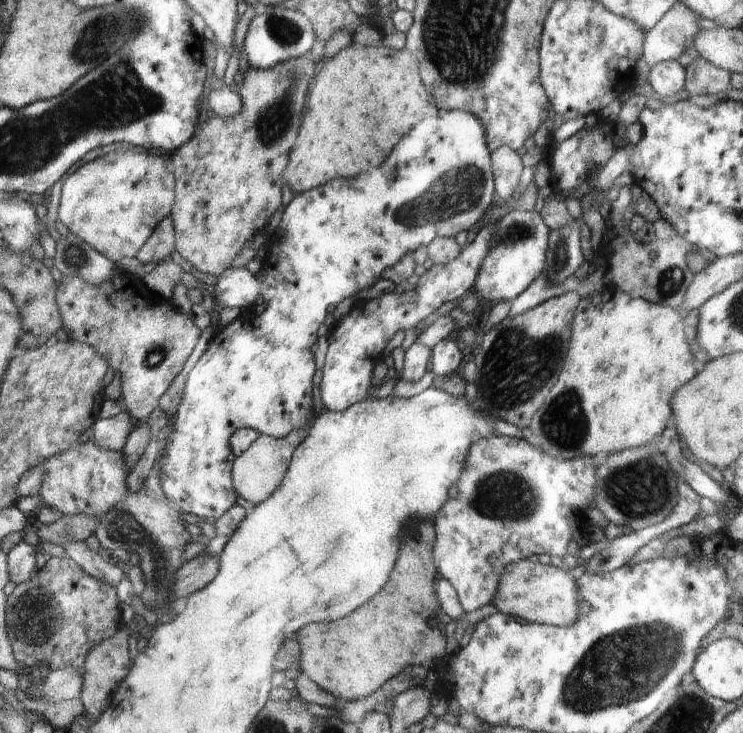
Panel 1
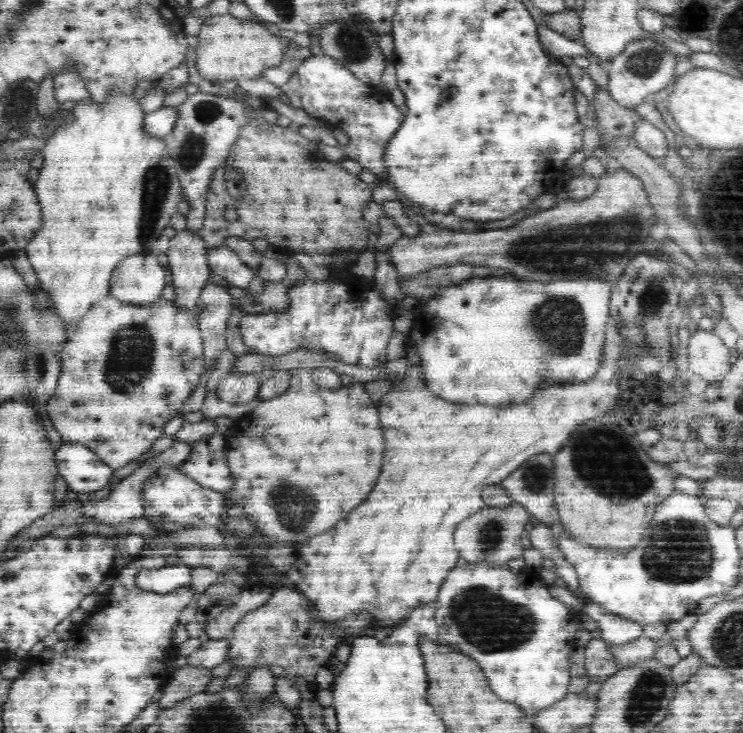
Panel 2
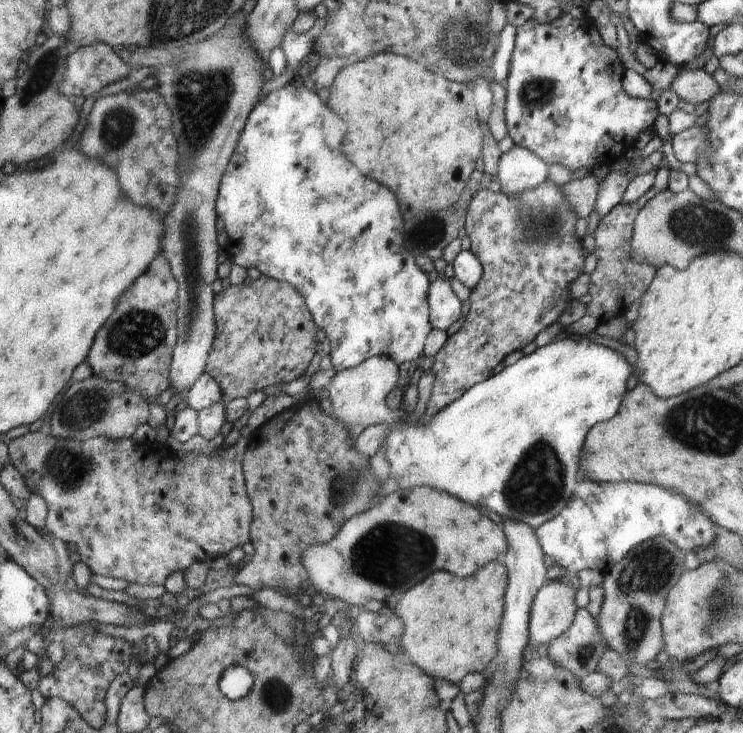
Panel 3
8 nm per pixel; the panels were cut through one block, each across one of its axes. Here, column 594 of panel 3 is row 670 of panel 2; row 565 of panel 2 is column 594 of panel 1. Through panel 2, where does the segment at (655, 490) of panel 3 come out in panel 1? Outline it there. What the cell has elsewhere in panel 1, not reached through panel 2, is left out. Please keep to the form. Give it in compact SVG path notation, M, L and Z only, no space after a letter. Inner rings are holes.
M503 435L488 437L488 440L480 439L480 442L476 442L472 446L467 458L464 474L462 474L462 479L460 480L460 484L458 484L458 488L460 488L458 490L458 496L452 498L452 500L448 500L448 504L444 506L444 512L440 512L440 516L436 516L436 520L434 520L436 522L436 564L440 564L440 576L444 580L448 580L452 584L452 588L456 590L458 602L460 602L464 614L492 603L492 598L494 598L496 590L499 590L499 583L502 579L500 576L503 577L504 572L512 564L522 559L535 558L541 554L549 554L550 557L564 557L564 554L566 554L566 546L568 546L568 542L572 540L572 534L574 534L576 514L580 510L578 506L574 508L572 502L592 502L594 484L597 484L597 474L594 474L594 470L598 470L598 466L592 466L592 464L596 464L596 460L594 462L590 462L590 458L558 460L558 458L552 458L552 456L544 454L542 450L530 446L524 440L512 440L512 438L506 438Z

